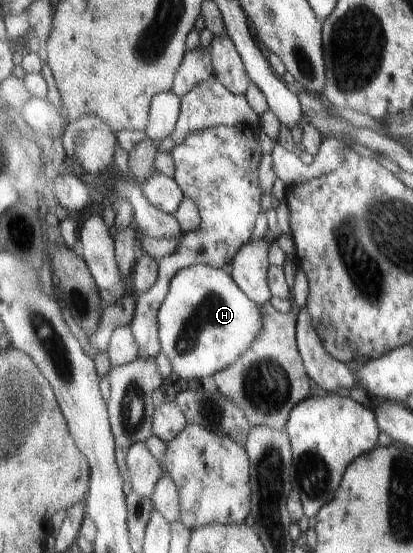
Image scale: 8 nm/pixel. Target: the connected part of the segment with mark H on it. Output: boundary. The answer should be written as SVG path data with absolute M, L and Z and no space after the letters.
M198 264L175 277L158 314L161 352L181 379L201 379L233 365L259 337L263 314L223 269Z

